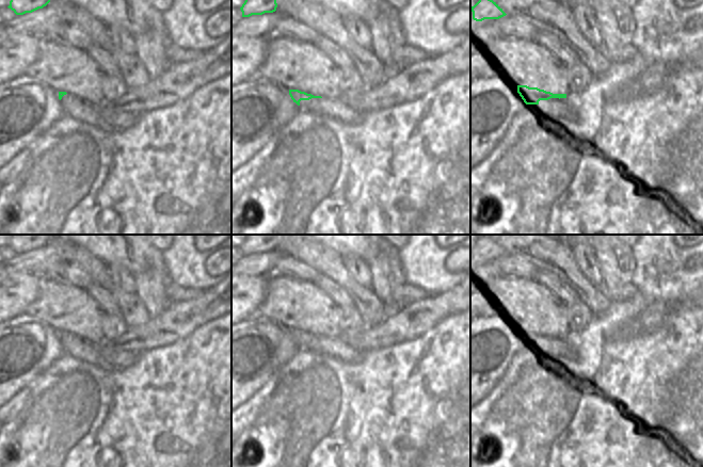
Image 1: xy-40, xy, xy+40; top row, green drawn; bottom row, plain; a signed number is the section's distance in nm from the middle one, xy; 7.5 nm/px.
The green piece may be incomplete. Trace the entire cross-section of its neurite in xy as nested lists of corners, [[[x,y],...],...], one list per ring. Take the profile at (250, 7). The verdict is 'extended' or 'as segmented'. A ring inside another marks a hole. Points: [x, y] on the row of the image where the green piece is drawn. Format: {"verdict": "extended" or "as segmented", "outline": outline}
{"verdict": "as segmented", "outline": [[[245,0],[240,10],[242,17],[250,17],[252,15],[273,13],[276,11],[276,7],[276,0]]]}

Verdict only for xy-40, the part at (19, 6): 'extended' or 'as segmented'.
as segmented

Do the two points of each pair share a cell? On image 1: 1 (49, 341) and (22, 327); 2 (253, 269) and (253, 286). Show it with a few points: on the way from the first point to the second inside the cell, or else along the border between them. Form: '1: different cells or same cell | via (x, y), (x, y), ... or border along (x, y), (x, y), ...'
1: same cell | via (43, 341), (36, 341), (29, 334)
2: different cells | border along (242, 274), (264, 274), (267, 277)

